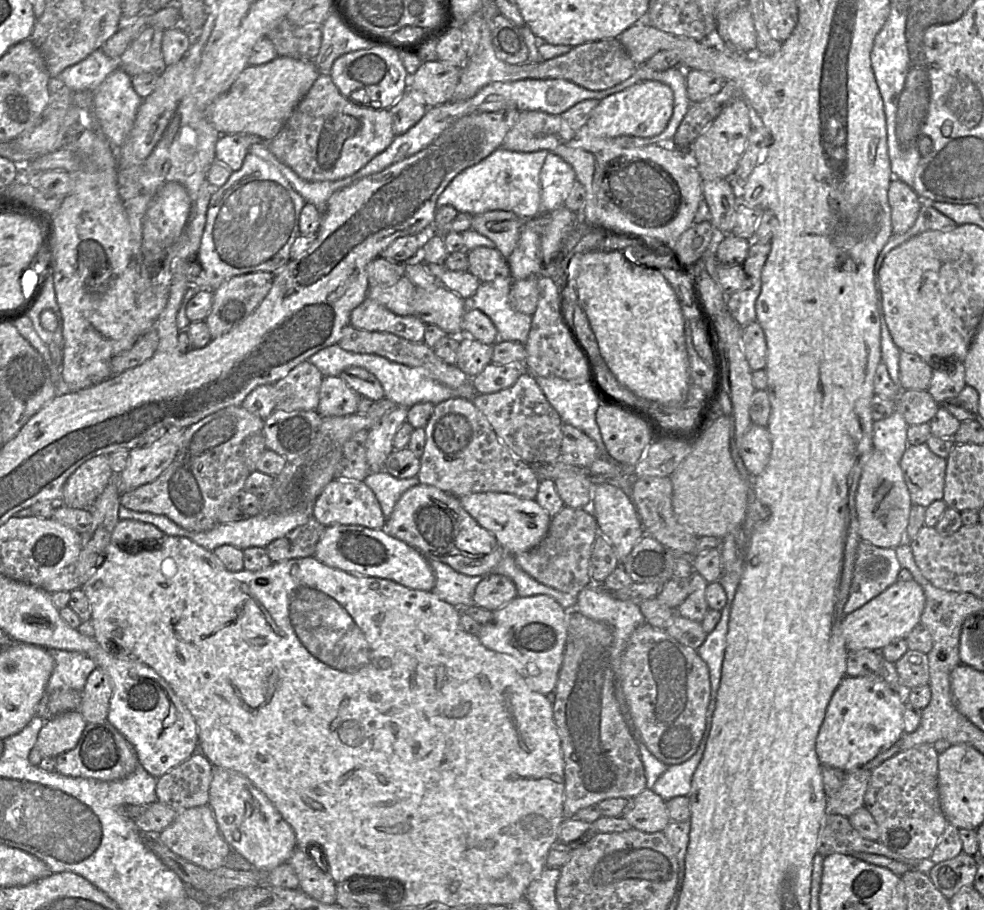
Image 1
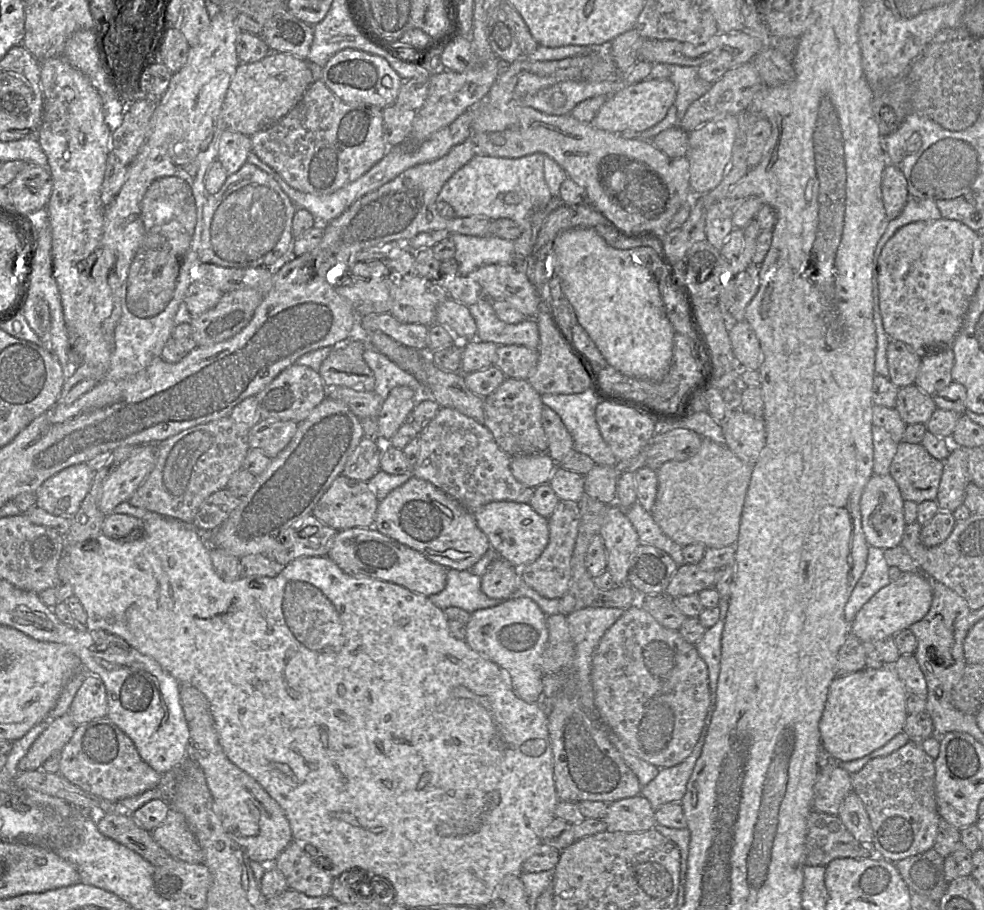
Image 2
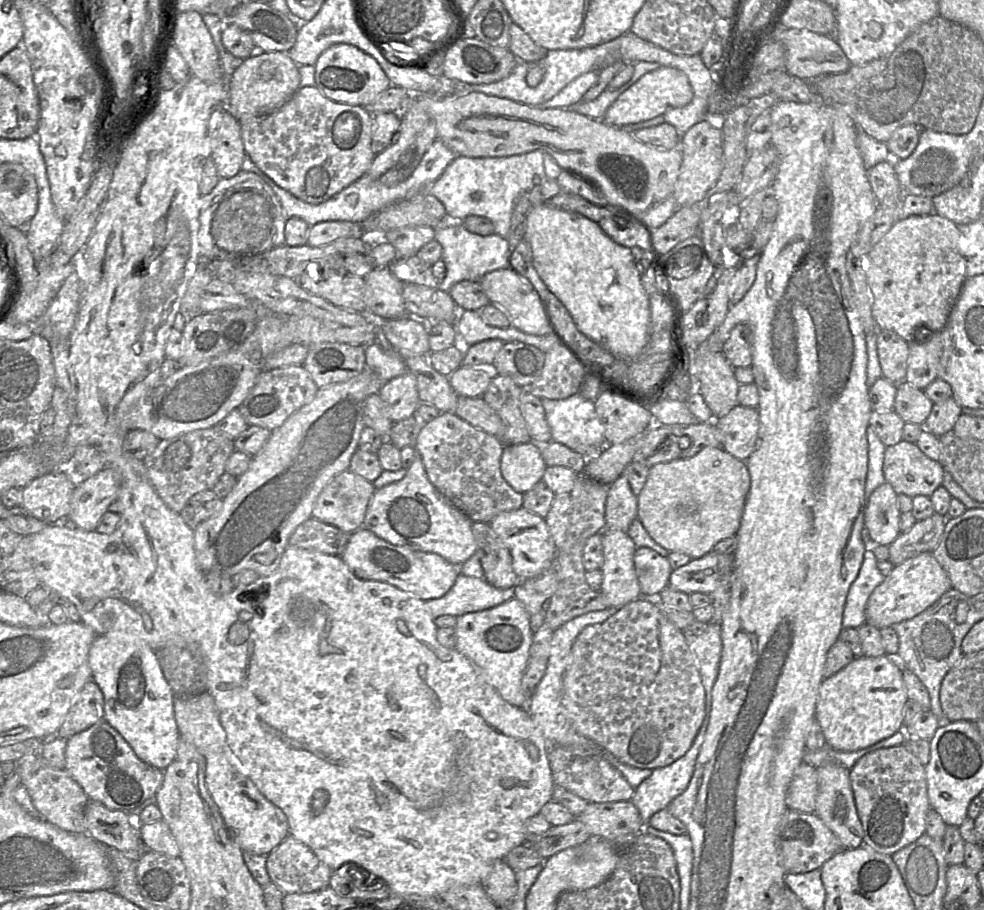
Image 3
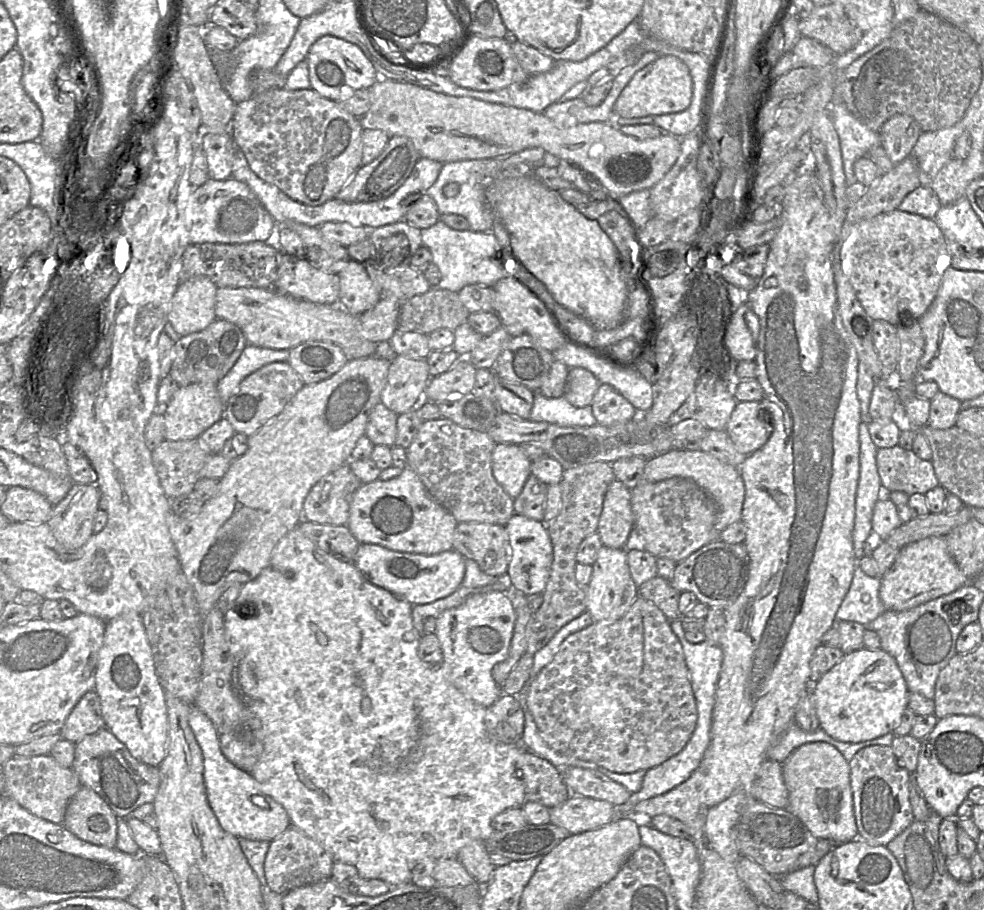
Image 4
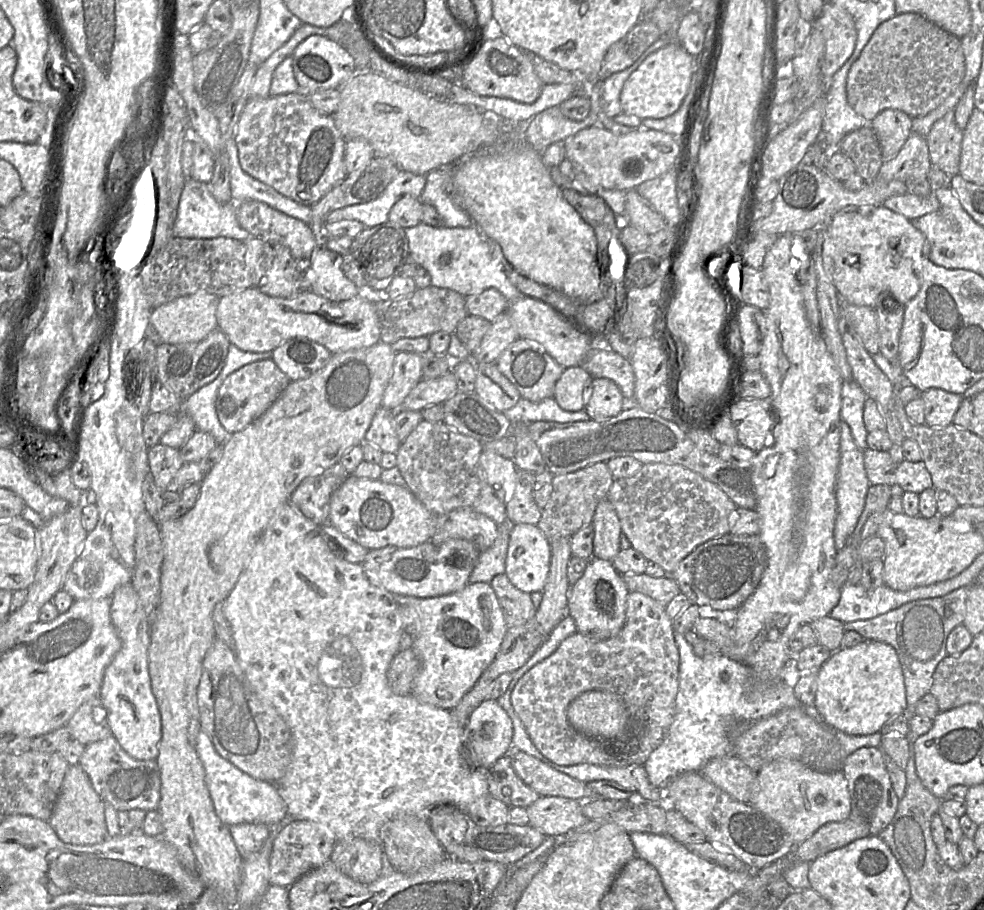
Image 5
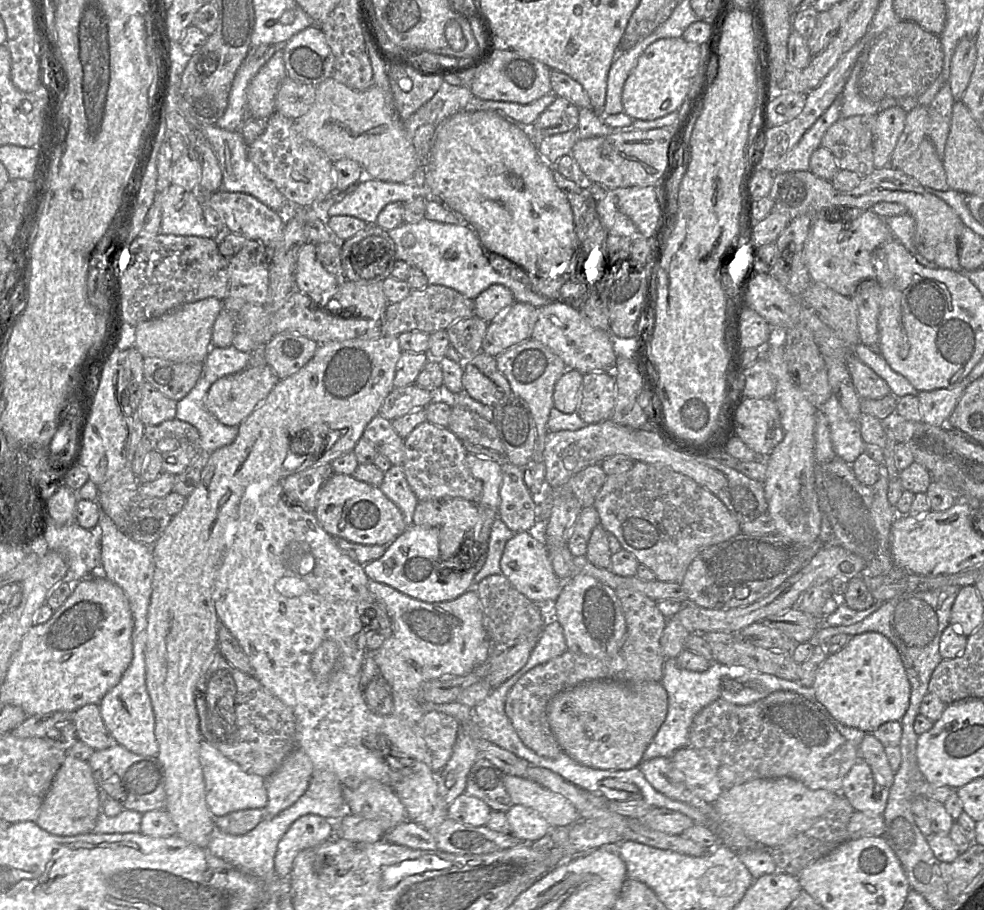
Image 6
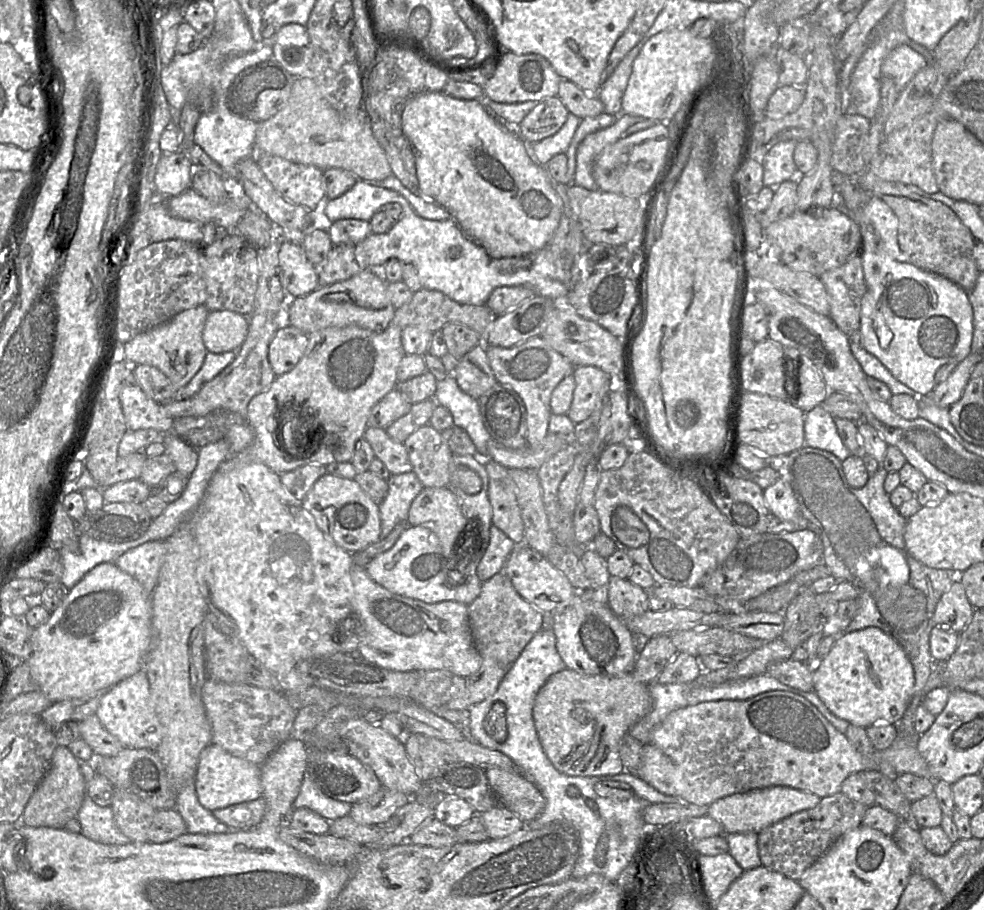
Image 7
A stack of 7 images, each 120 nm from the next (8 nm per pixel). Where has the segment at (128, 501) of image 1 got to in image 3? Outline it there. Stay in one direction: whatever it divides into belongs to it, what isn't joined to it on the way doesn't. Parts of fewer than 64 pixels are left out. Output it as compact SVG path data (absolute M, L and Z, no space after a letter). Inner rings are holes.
M211 427L160 440L143 462L157 494L171 510L180 513L192 496L213 489L234 451L234 440Z

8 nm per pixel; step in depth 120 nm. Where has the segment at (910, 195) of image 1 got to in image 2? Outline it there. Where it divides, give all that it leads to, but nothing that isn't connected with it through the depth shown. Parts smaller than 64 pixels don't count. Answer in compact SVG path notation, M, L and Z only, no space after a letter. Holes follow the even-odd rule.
M888 164L885 167L881 191L887 219L893 220L901 214L910 198L907 181L898 166Z

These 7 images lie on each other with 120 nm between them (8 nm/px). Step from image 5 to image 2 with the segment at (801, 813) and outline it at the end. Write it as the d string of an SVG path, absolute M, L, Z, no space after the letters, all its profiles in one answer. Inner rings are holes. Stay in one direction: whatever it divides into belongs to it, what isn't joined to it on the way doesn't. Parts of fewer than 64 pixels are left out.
M854 791L845 797L837 816L857 841L862 844L872 843L873 830L869 815Z

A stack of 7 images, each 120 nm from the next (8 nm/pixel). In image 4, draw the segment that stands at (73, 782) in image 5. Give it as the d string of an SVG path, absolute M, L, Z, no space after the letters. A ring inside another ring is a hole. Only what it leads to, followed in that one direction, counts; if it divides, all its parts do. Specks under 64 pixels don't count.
M80 787L67 805L63 822L81 840L117 849L119 817L92 789Z

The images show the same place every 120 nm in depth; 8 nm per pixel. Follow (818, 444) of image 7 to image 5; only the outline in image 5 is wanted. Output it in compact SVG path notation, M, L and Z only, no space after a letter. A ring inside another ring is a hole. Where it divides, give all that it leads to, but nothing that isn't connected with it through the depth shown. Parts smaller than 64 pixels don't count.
M853 378L844 381L841 396L841 420L848 424L857 447L864 451L867 448L868 431L864 424L863 412L868 396Z

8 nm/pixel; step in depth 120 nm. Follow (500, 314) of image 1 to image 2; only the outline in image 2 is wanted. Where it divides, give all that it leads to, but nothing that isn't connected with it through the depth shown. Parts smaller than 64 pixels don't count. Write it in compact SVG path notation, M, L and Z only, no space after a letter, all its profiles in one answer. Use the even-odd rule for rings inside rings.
M484 298L468 306L477 326L476 339L496 345L519 345L537 350L539 331L535 318L516 324L502 322L495 314L492 300Z

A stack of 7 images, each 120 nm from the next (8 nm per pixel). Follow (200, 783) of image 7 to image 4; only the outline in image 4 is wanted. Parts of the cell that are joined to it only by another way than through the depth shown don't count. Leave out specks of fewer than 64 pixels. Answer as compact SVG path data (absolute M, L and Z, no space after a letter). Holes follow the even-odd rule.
M193 707L188 722L202 750L207 798L221 827L237 838L268 842L290 828L290 819L285 809L261 790L250 773L239 769L223 755L216 729L210 719Z

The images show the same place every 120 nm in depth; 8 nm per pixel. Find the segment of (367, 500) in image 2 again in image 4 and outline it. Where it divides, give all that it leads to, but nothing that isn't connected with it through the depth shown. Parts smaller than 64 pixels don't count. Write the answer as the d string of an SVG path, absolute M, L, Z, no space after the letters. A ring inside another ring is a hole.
M348 464L321 478L303 503L303 520L333 526L347 525L350 500L361 486Z

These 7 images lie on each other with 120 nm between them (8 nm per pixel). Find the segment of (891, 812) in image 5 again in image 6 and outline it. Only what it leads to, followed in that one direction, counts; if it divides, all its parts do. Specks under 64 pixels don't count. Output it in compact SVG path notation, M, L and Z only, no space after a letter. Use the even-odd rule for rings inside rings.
M861 758L843 779L841 794L855 811L883 815L890 788L880 786L870 766Z

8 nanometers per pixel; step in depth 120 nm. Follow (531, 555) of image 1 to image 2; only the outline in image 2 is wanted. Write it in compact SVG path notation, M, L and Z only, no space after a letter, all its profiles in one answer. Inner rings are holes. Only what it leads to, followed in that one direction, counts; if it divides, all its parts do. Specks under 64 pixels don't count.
M560 500L548 518L549 542L547 546L535 561L519 569L522 580L540 596L548 599L560 599L566 593L571 580L571 557L579 523L580 511L577 502Z

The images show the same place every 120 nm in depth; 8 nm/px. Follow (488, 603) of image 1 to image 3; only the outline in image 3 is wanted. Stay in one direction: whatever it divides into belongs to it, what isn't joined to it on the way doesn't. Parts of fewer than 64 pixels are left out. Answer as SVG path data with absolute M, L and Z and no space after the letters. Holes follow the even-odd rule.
M472 522L471 528L487 583L499 589L516 586L519 578L513 570L511 555L490 525Z

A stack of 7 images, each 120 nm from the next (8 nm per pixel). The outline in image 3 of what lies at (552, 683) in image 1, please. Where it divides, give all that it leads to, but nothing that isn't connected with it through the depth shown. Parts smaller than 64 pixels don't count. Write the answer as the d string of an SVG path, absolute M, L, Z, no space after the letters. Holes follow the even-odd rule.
M516 598L493 608L466 613L456 620L455 650L467 657L508 703L528 711L529 700L522 688L522 676L527 667L533 631L523 604Z

